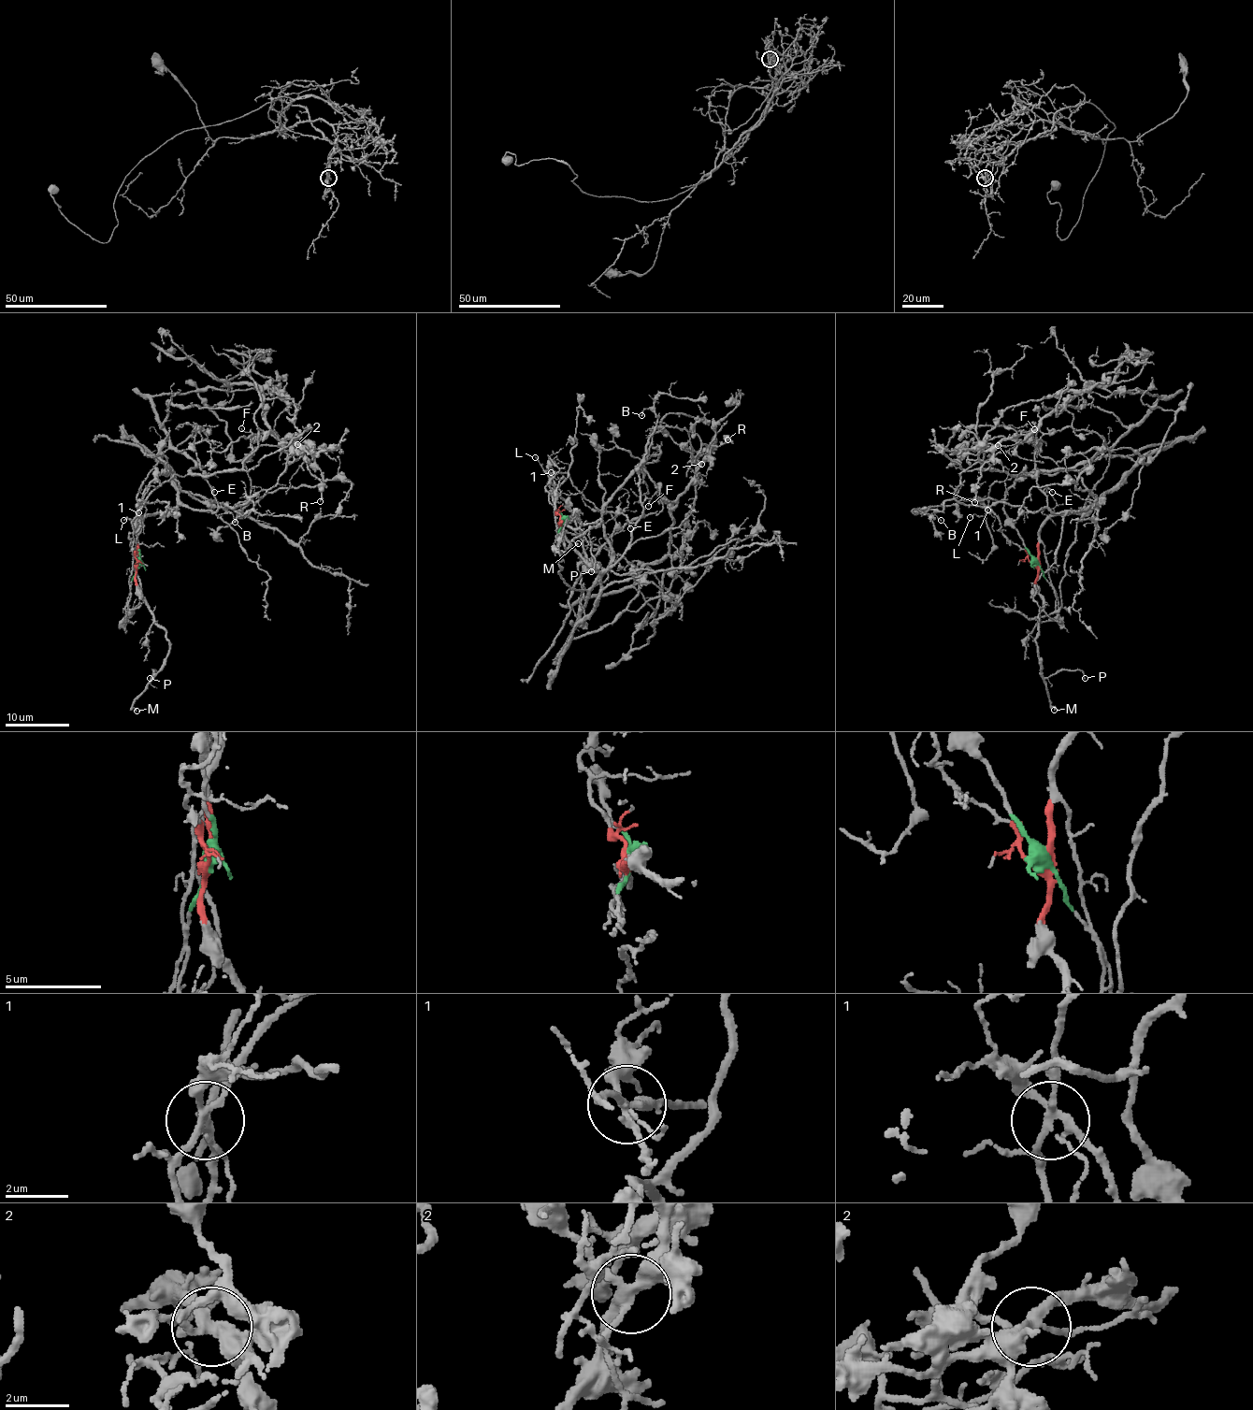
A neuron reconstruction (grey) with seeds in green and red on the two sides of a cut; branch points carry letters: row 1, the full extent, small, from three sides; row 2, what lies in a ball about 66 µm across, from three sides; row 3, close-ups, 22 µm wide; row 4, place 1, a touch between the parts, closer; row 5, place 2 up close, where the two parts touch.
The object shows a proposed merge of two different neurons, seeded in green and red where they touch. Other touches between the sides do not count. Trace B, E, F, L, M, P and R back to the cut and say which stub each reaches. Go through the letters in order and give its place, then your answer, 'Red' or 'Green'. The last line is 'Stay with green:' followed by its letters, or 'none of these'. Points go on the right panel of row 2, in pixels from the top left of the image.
B: Place: (941, 520). Red
E: Place: (1052, 492). Red
F: Place: (1034, 429). Green
L: Place: (970, 517). Green
M: Place: (1054, 710). Red
P: Place: (1085, 678). Red
R: Place: (974, 502). Green
Stay with green: F, L, R

